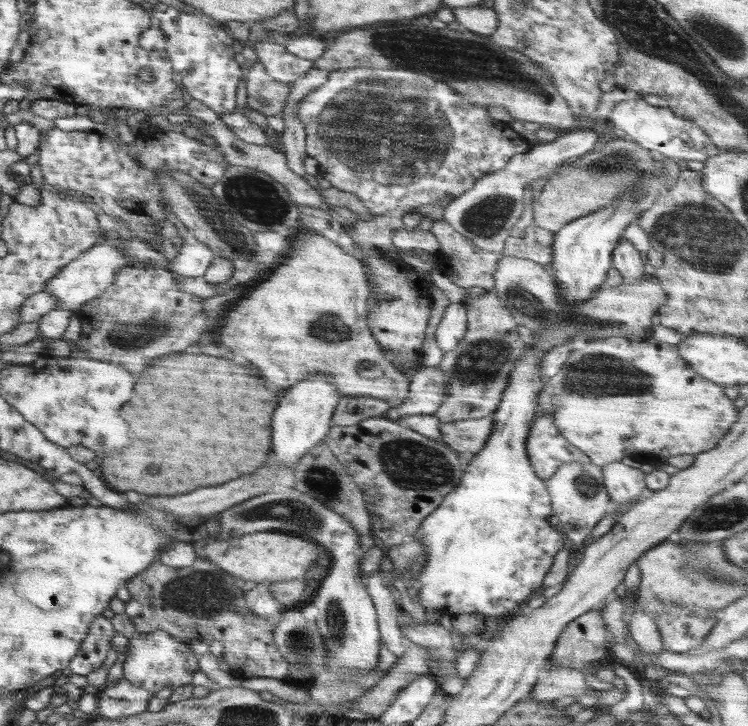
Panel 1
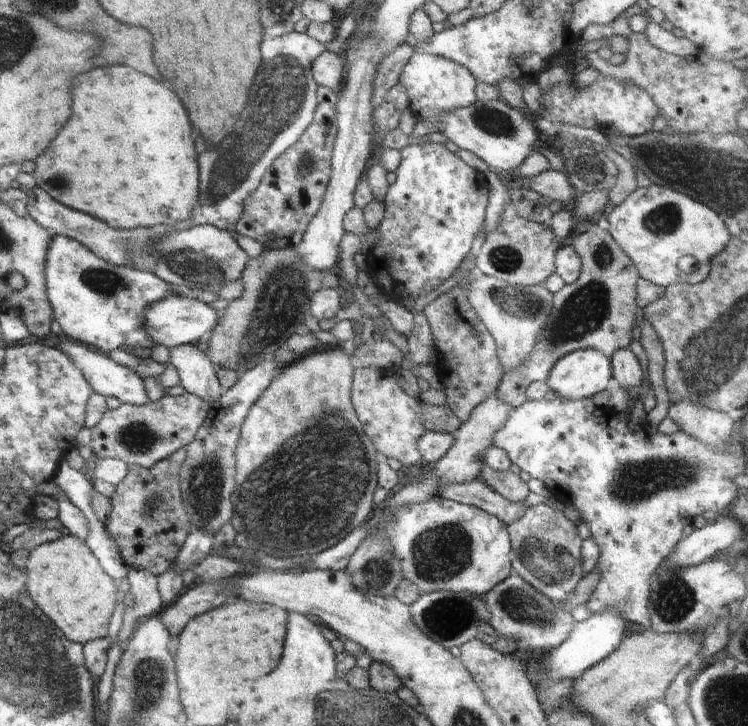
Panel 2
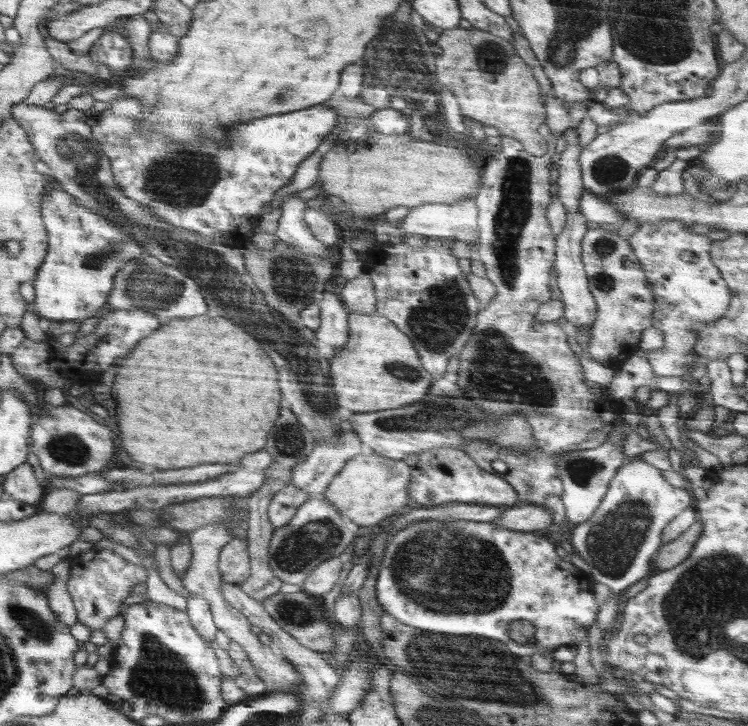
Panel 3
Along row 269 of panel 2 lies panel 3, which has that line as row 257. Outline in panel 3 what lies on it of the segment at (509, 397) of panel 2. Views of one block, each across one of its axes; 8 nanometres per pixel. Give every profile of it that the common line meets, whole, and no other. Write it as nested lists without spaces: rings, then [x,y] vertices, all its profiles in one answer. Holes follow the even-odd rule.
[[[590,228],[583,237],[581,252],[588,286],[597,305],[588,356],[598,364],[616,371],[640,349],[640,334],[652,326],[653,292],[627,240],[619,238],[612,230]]]

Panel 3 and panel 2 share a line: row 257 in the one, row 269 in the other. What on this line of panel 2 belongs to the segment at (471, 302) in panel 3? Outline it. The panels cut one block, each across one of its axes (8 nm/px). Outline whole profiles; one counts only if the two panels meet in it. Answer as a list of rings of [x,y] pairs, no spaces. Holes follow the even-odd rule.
[[[426,143],[407,145],[400,151],[402,162],[395,170],[396,176],[389,184],[384,198],[384,218],[376,228],[378,241],[371,250],[374,266],[367,266],[371,281],[381,293],[392,301],[402,302],[405,298],[417,300],[436,290],[444,280],[448,280],[461,264],[475,236],[483,226],[488,204],[488,184],[485,175],[466,164],[456,149],[448,144]]]

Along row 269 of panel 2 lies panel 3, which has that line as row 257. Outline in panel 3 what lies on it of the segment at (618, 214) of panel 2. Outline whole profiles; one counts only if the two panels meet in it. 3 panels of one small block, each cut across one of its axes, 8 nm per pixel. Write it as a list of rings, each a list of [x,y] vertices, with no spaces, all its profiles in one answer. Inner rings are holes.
[[[674,219],[673,221],[658,221],[657,224],[639,224],[638,231],[627,239],[628,245],[636,254],[642,270],[653,292],[653,318],[652,328],[664,332],[664,346],[657,350],[648,351],[648,362],[658,376],[675,377],[686,373],[686,366],[694,360],[697,352],[694,344],[698,342],[698,335],[706,324],[716,322],[722,318],[730,306],[730,290],[720,276],[720,270],[710,260],[712,240],[701,238],[690,231],[689,224]]]

